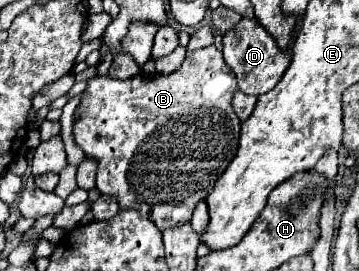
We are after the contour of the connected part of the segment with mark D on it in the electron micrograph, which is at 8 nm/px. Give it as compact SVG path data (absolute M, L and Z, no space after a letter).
M243 18L233 30L223 36L223 56L227 66L235 72L239 80L239 90L251 96L261 96L273 90L291 62L291 52L281 50L275 38L257 20L249 18Z

